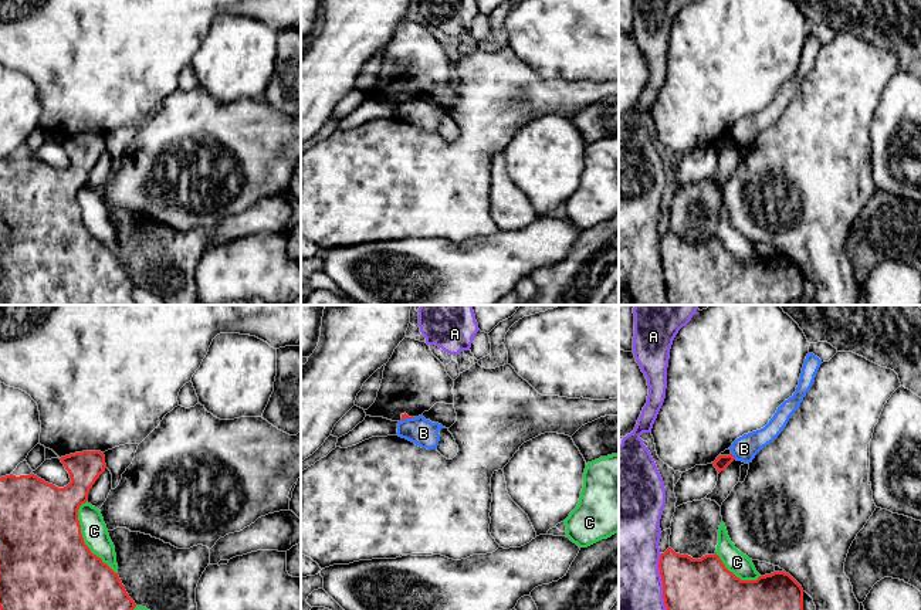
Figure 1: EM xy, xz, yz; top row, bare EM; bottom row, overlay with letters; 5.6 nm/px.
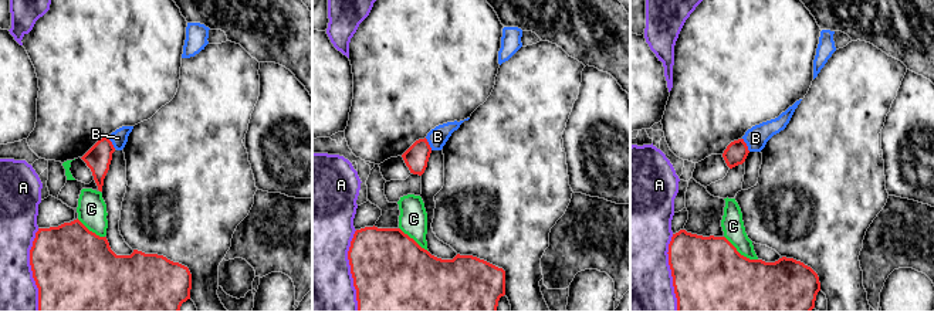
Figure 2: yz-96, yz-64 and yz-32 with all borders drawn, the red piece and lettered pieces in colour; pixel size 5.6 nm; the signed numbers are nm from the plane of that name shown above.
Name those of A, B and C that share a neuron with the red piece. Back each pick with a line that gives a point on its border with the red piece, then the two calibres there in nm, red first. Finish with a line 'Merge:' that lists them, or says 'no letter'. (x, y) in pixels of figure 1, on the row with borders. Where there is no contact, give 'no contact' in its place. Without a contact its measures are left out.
Merge: no letter

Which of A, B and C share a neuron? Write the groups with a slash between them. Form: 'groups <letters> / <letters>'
groups A / B / C

